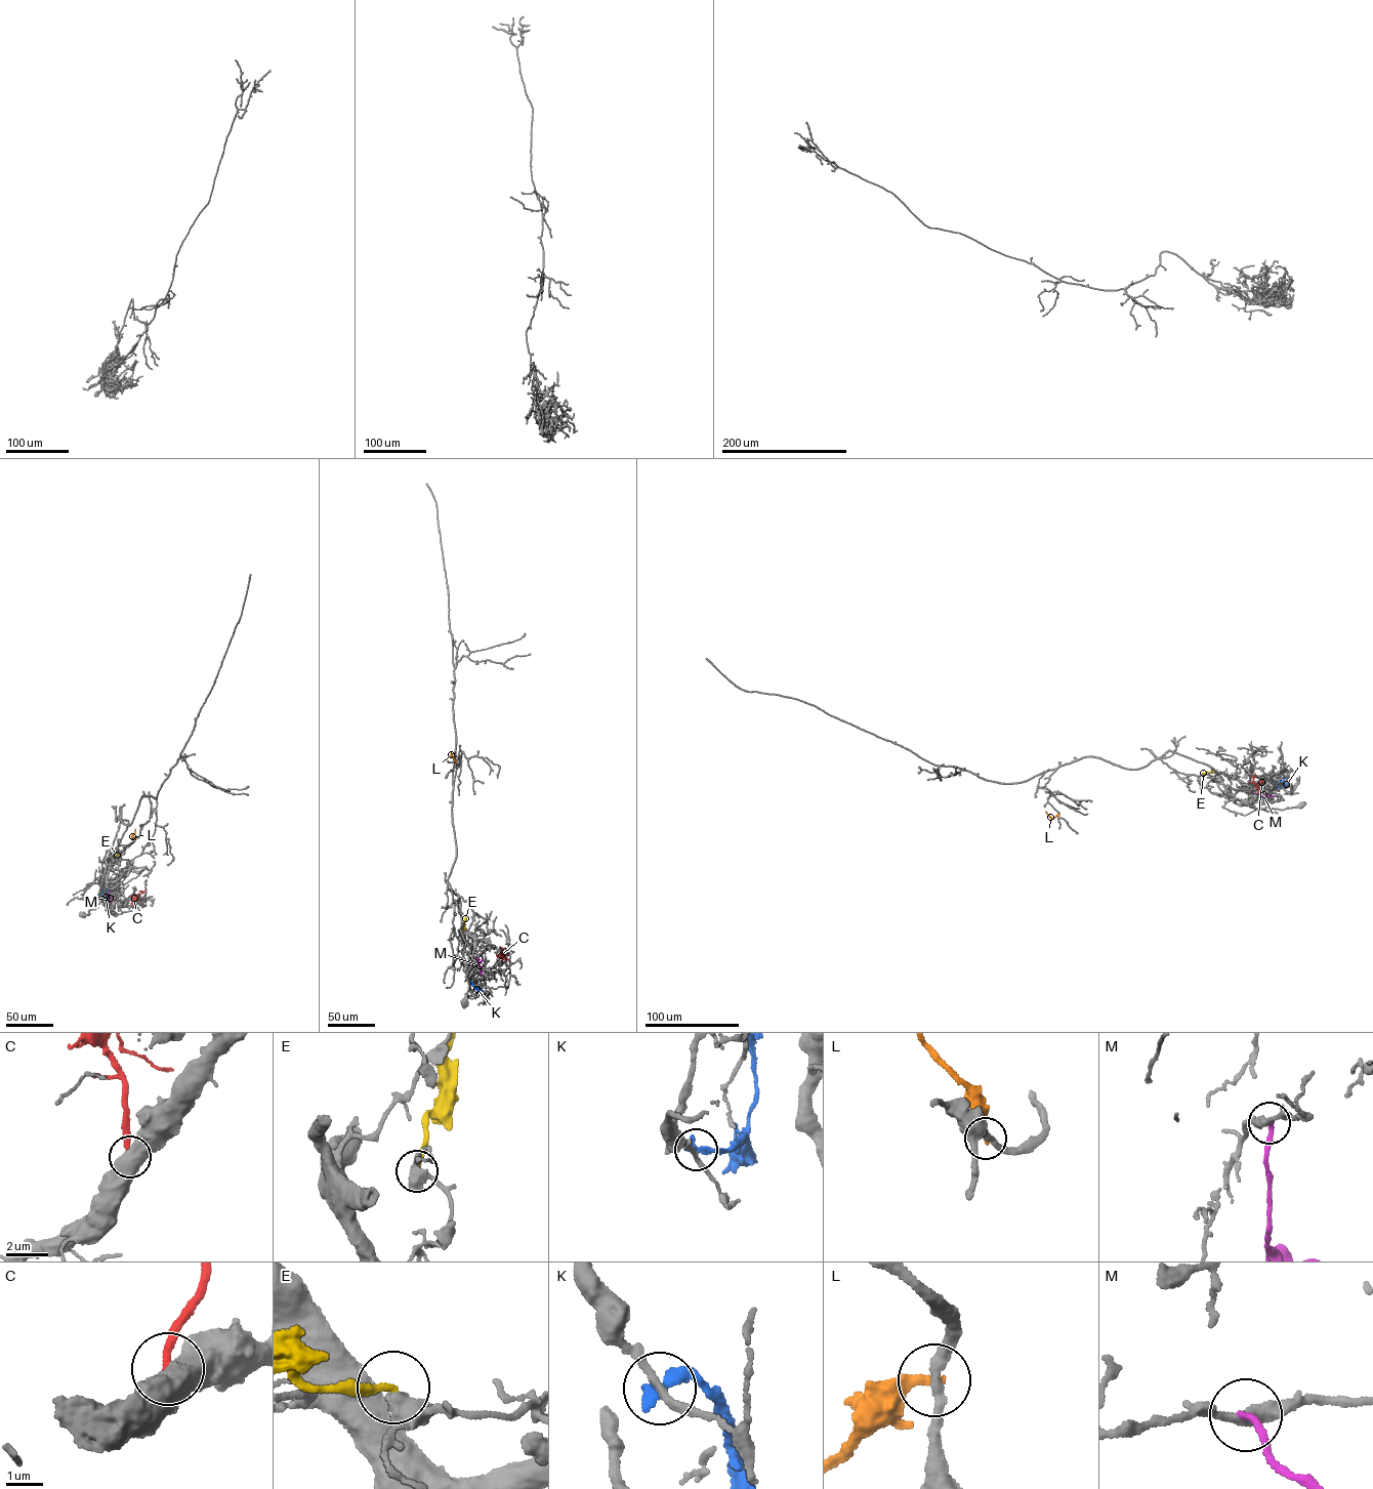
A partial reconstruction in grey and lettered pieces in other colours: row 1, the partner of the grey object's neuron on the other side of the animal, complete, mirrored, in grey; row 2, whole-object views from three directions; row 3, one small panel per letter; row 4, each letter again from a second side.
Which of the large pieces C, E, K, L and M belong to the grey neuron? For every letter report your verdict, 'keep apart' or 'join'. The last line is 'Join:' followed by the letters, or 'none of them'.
C: keep apart
E: keep apart
K: keep apart
L: keep apart
M: keep apart
Join: none of them

